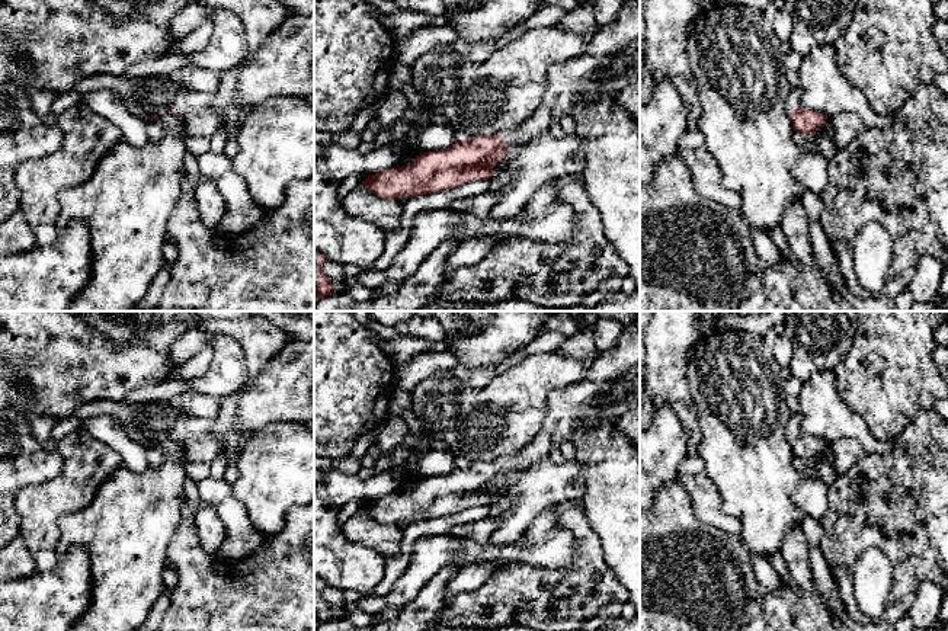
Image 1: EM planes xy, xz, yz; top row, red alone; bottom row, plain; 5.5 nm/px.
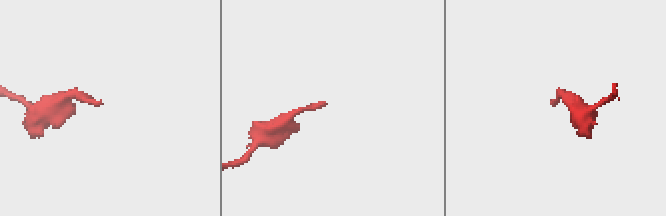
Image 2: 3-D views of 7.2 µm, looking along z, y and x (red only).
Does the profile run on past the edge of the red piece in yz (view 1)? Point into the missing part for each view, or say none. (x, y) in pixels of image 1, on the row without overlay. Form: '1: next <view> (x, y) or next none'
1: next yz (793, 428)

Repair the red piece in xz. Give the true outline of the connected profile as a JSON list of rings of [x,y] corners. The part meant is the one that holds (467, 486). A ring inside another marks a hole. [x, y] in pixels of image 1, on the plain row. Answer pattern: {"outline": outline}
{"outline": [[[624,327],[616,339],[616,345],[599,352],[579,381],[566,387],[551,388],[547,393],[547,413],[538,435],[516,455],[497,461],[477,461],[468,465],[457,465],[446,475],[420,478],[407,491],[385,494],[375,500],[368,500],[362,507],[365,513],[382,525],[403,522],[417,522],[438,519],[459,513],[474,506],[489,506],[493,491],[507,483],[510,474],[523,473],[560,446],[563,441],[573,439],[576,427],[580,425],[593,426],[599,423],[615,423],[624,413],[640,403],[640,327],[637,330]]]}

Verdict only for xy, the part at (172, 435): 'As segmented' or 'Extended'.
Extended

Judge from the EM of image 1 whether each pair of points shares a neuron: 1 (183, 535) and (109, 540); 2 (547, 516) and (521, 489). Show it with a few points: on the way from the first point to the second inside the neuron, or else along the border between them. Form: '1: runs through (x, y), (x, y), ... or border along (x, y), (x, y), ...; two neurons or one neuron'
1: border along (182, 502), (182, 521), (169, 544), (166, 564); two neurons
2: border along (553, 505), (547, 506), (521, 537); two neurons

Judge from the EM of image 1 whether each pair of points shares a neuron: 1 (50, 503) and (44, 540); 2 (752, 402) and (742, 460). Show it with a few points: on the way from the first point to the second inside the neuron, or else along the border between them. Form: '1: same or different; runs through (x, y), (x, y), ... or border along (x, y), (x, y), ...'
1: same; runs through (44, 512), (44, 531)
2: same; runs through (750, 416), (748, 445)

